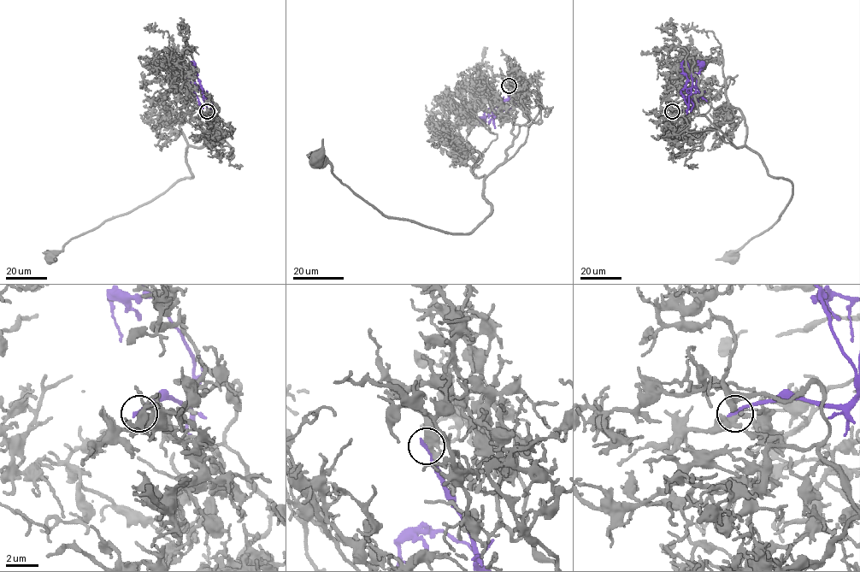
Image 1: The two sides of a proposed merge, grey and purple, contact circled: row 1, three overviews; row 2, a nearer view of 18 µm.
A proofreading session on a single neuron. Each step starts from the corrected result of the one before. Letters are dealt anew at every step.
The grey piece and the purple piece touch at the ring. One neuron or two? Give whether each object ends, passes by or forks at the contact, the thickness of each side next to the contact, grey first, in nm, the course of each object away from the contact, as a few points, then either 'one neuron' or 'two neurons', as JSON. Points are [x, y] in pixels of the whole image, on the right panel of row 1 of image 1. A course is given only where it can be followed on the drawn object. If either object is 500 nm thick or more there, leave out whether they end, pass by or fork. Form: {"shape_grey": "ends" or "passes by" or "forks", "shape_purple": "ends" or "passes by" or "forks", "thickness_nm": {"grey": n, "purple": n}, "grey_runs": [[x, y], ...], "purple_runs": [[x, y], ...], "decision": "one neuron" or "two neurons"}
{"shape_grey": "passes by", "shape_purple": "ends", "thickness_nm": {"grey": 440, "purple": 320}, "grey_runs": [[673, 111], [688, 132], [715, 130], [791, 183], [779, 219], [733, 256]], "purple_runs": [[673, 111], [688, 109], [691, 88], [696, 87], [697, 74], [701, 69], [698, 60]], "decision": "two neurons"}

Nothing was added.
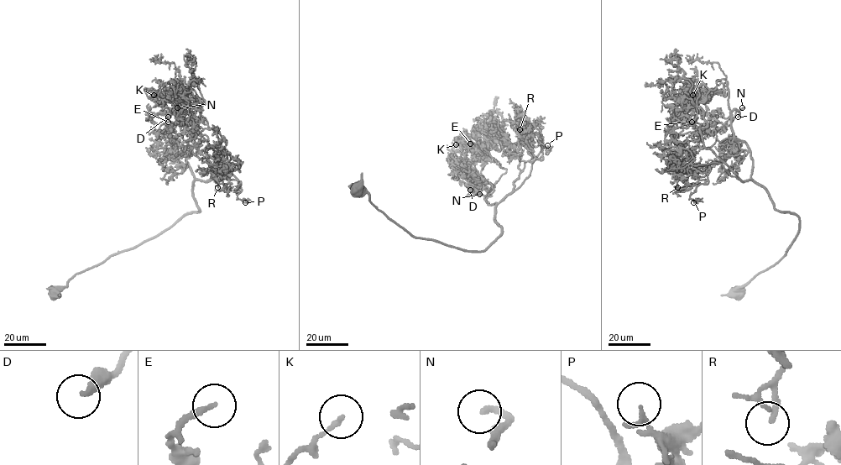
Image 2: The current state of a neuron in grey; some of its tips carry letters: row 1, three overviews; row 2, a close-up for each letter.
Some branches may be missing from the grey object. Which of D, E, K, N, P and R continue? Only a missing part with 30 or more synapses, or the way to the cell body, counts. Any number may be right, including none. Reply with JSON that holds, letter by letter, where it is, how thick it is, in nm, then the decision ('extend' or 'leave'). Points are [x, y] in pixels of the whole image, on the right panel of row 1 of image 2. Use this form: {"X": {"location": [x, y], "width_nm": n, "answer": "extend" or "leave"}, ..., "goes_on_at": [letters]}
{"D": {"location": [738, 117], "width_nm": 280, "answer": "extend"}, "E": {"location": [692, 122], "width_nm": 160, "answer": "leave"}, "K": {"location": [692, 95], "width_nm": 180, "answer": "leave"}, "N": {"location": [742, 107], "width_nm": 200, "answer": "extend"}, "P": {"location": [693, 202], "width_nm": 120, "answer": "extend"}, "R": {"location": [677, 187], "width_nm": 170, "answer": "leave"}, "goes_on_at": ["D", "N", "P"]}

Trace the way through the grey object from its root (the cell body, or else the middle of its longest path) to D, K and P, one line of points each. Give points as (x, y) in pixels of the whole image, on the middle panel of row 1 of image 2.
D: (357, 190), (416, 237), (483, 251), (501, 232), (496, 203), (485, 198), (494, 185), (470, 190)
K: (357, 190), (416, 237), (483, 251), (501, 232), (496, 203), (485, 198), (494, 185), (462, 177), (456, 144)
P: (357, 190), (416, 237), (483, 251), (501, 232), (495, 205), (524, 163), (542, 156), (539, 142), (547, 145)

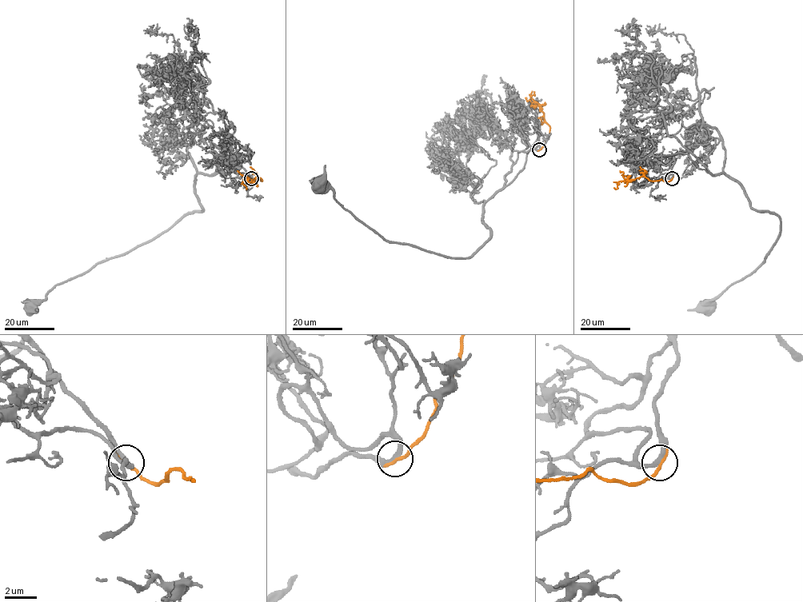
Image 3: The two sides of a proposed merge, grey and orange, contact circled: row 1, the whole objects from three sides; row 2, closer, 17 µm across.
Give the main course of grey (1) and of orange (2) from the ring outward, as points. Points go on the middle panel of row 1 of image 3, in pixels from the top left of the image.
1: (539, 149), (517, 153), (505, 184), (484, 205), (490, 237), (465, 257), (388, 241), (319, 185)
2: (539, 149), (544, 145), (550, 127), (545, 121), (541, 106), (530, 96), (535, 95), (534, 91)

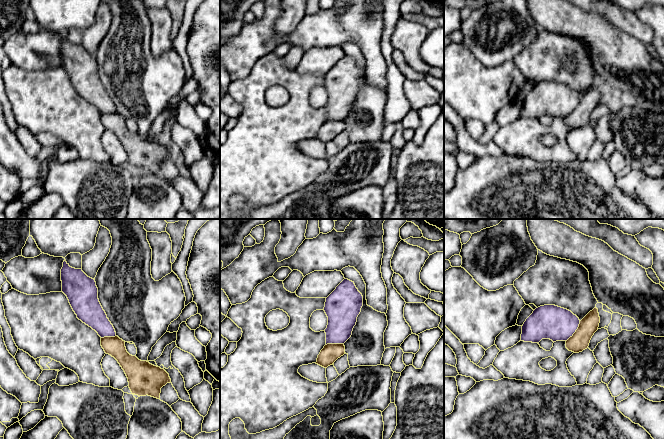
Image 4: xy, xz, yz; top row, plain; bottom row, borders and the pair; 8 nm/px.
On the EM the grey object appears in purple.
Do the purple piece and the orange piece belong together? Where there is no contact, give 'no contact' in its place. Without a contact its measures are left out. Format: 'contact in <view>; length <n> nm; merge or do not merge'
contact in yz; length 200 nm; merge

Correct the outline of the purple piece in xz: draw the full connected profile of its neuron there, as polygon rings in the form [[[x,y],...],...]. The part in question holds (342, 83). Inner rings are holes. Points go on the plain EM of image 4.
[[[344,55],[326,74],[324,87],[328,93],[326,121],[316,140],[327,144],[345,130],[344,119],[351,113],[363,82],[363,72],[354,58]]]

